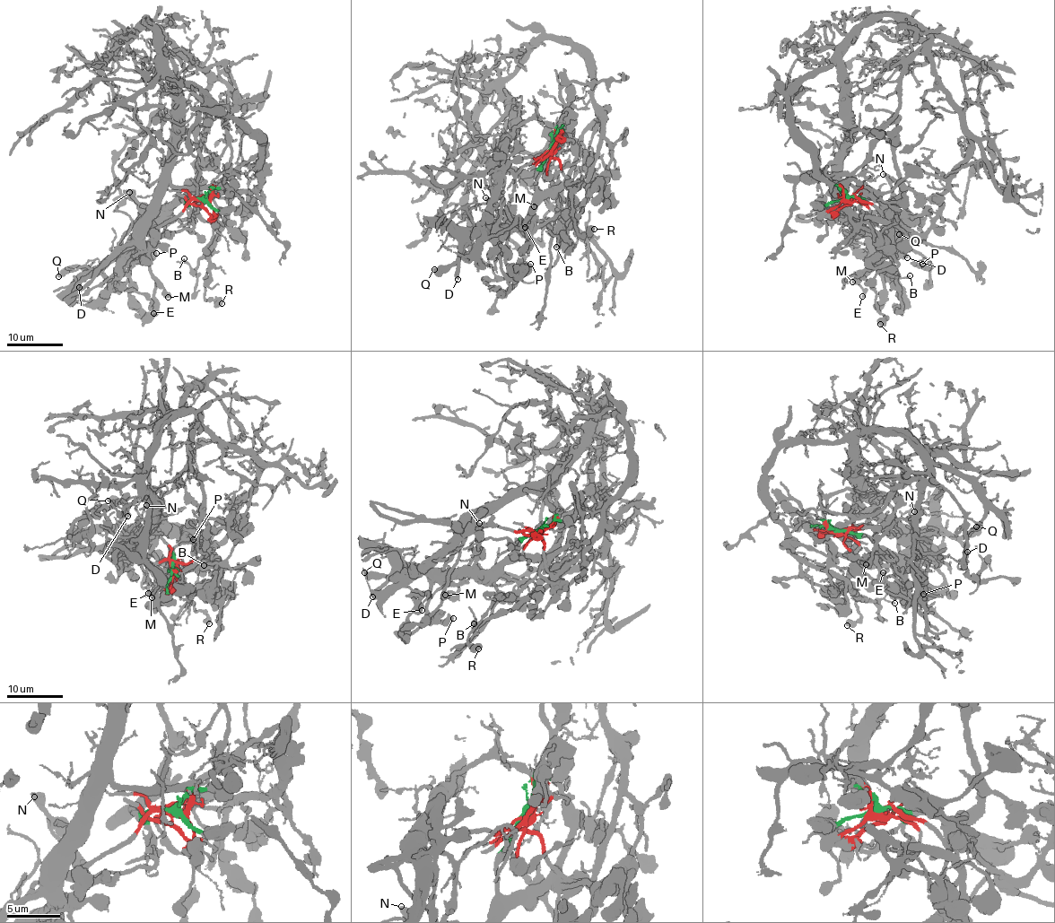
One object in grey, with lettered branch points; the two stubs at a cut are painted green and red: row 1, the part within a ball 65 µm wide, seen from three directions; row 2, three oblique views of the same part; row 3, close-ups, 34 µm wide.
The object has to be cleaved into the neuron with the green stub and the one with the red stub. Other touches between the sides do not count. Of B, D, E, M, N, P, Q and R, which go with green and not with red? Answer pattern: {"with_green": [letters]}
{"with_green": ["D", "N", "P", "Q"]}

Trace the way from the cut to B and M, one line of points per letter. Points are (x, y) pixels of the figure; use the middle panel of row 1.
B: (553, 149), (552, 156), (558, 161), (561, 169), (586, 191), (589, 200), (569, 233), (560, 236), (555, 247)
M: (553, 149), (536, 159), (523, 157), (495, 166), (484, 176), (484, 183), (517, 226), (531, 215), (535, 205)

